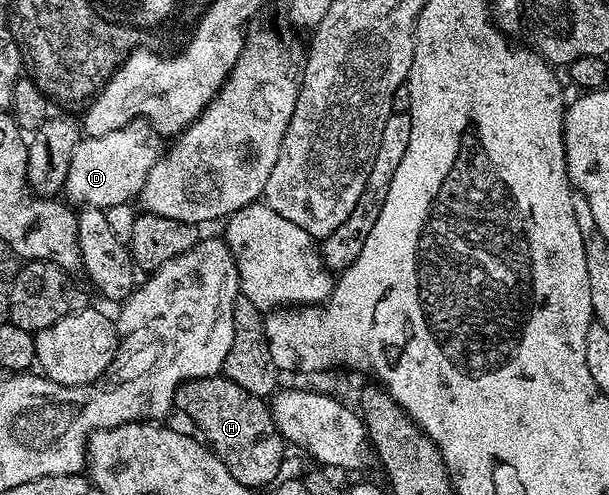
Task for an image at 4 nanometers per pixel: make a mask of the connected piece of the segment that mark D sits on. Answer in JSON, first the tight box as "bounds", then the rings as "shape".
{"bounds":[62,121,157,209],"shape":[[[136,121],[119,131],[105,133],[105,137],[80,138],[77,149],[73,149],[69,173],[62,190],[66,202],[79,209],[106,209],[113,205],[131,203],[145,185],[149,169],[153,169],[157,158],[157,150],[150,143],[151,135],[153,128],[150,122]]]}

